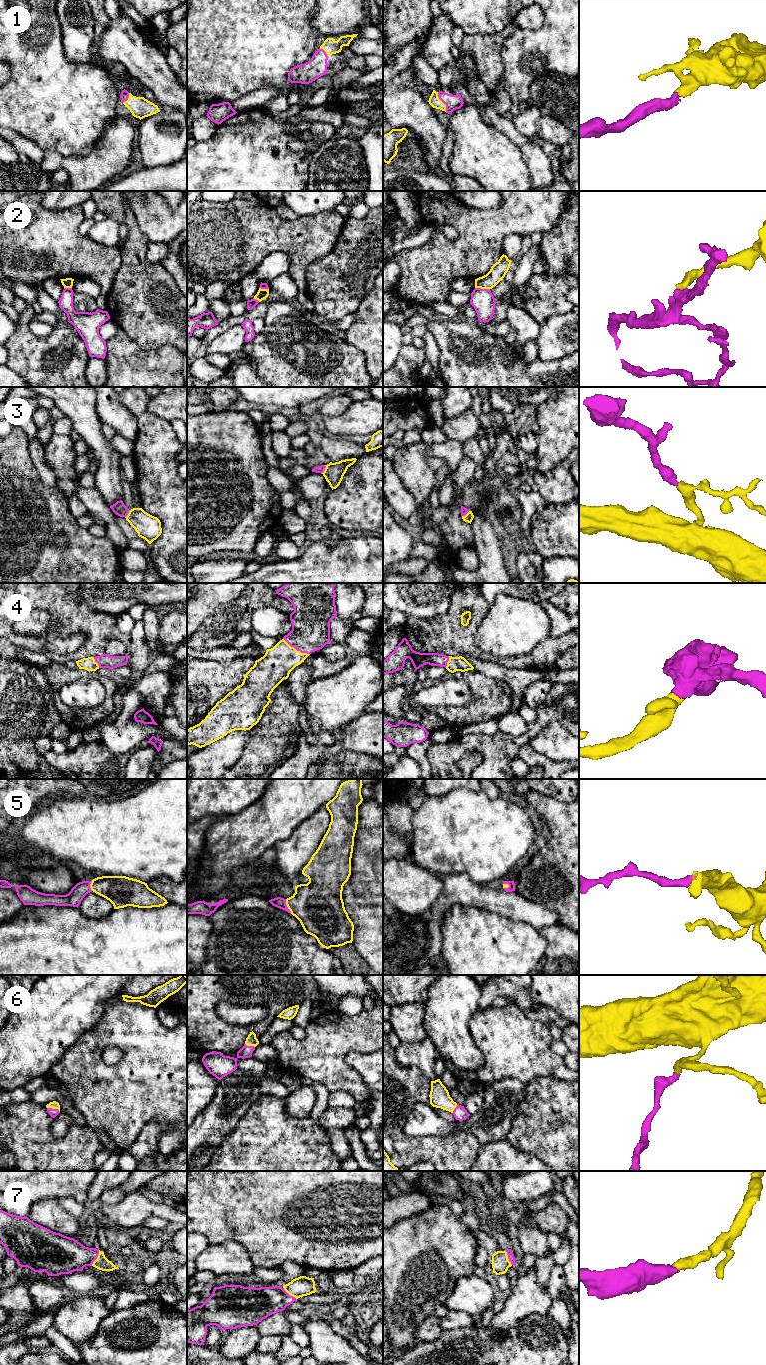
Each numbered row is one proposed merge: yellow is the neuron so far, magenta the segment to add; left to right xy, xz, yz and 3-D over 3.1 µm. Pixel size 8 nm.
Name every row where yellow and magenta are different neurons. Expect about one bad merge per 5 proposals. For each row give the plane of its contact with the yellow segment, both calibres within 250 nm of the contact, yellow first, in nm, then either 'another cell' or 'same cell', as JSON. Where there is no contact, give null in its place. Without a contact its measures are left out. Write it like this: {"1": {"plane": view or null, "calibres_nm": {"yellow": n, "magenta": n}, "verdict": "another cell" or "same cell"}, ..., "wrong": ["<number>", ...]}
{"1": {"plane": "yz", "calibres_nm": {"yellow": 90, "magenta": 120}, "verdict": "same cell"}, "2": {"plane": "yz", "calibres_nm": {"yellow": 130, "magenta": 190}, "verdict": "another cell"}, "3": {"plane": "xz", "calibres_nm": {"yellow": 160, "magenta": 60}, "verdict": "same cell"}, "4": {"plane": "xz", "calibres_nm": {"yellow": 260, "magenta": 300}, "verdict": "same cell"}, "5": {"plane": "xz", "calibres_nm": {"yellow": 400, "magenta": 90}, "verdict": "same cell"}, "6": {"plane": "xy", "calibres_nm": {"yellow": 60, "magenta": 70}, "verdict": "same cell"}, "7": {"plane": "xy", "calibres_nm": {"yellow": 110, "magenta": 280}, "verdict": "same cell"}, "wrong": ["2"]}

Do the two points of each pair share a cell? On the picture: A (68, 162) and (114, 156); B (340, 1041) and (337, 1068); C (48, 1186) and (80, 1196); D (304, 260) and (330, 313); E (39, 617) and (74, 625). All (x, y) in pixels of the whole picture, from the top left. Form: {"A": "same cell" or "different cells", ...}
{"A": "same cell", "B": "same cell", "C": "same cell", "D": "different cells", "E": "different cells"}

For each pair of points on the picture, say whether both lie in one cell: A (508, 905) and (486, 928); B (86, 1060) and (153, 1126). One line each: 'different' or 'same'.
A: different
B: different

